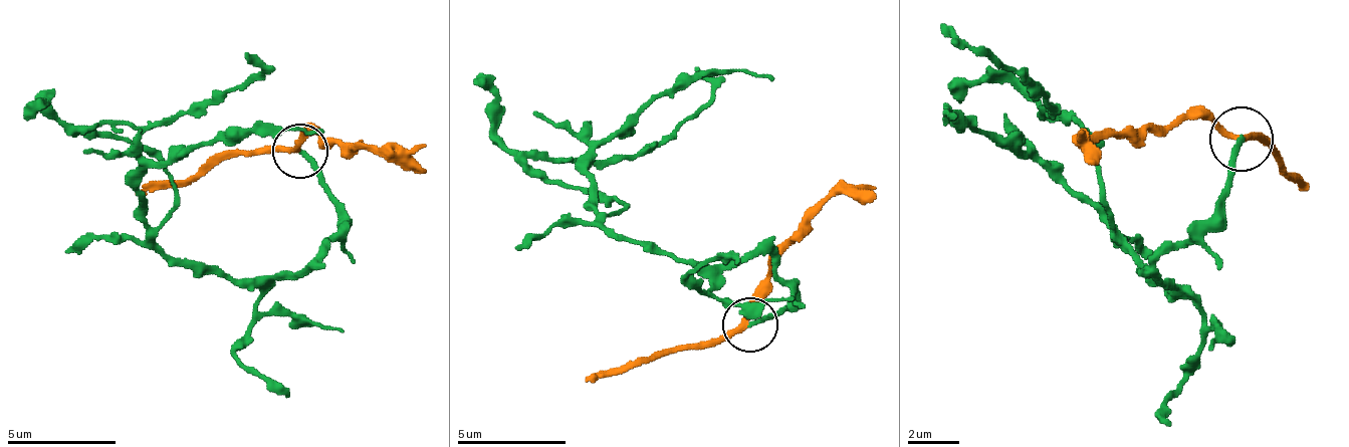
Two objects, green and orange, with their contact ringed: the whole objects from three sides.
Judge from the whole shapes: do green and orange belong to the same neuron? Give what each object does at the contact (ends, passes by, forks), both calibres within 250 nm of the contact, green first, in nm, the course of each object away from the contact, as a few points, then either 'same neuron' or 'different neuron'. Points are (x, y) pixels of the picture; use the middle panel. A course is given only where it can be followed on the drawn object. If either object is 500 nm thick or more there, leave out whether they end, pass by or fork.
green ends there; orange passes by; 220 nm thick on the green side, 240 nm on the other; green runs (748, 325), (793, 298), (759, 249), (650, 254), (540, 167), (661, 146), (694, 68); orange runs (748, 325), (764, 298), (770, 260), (836, 195), (863, 195), (874, 189); same neuron

